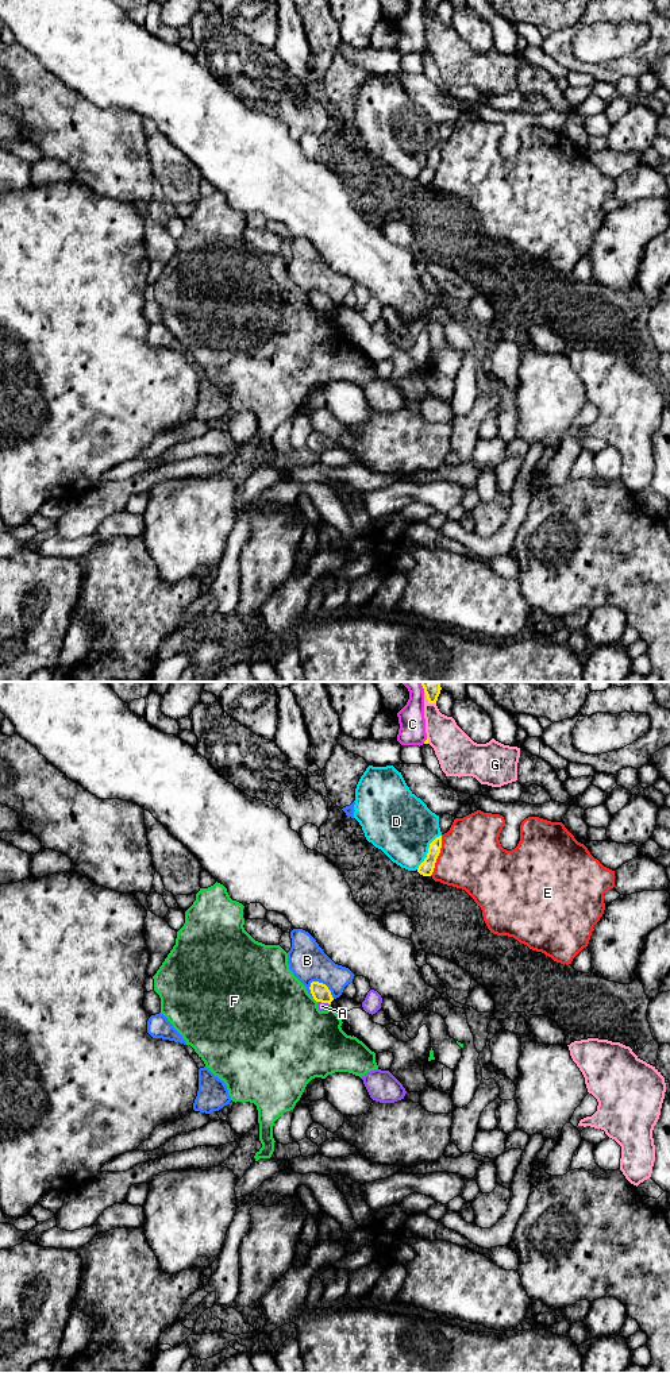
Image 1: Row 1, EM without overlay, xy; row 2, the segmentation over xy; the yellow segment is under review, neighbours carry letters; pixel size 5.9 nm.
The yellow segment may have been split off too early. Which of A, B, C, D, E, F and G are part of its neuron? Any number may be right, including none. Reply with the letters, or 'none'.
none

